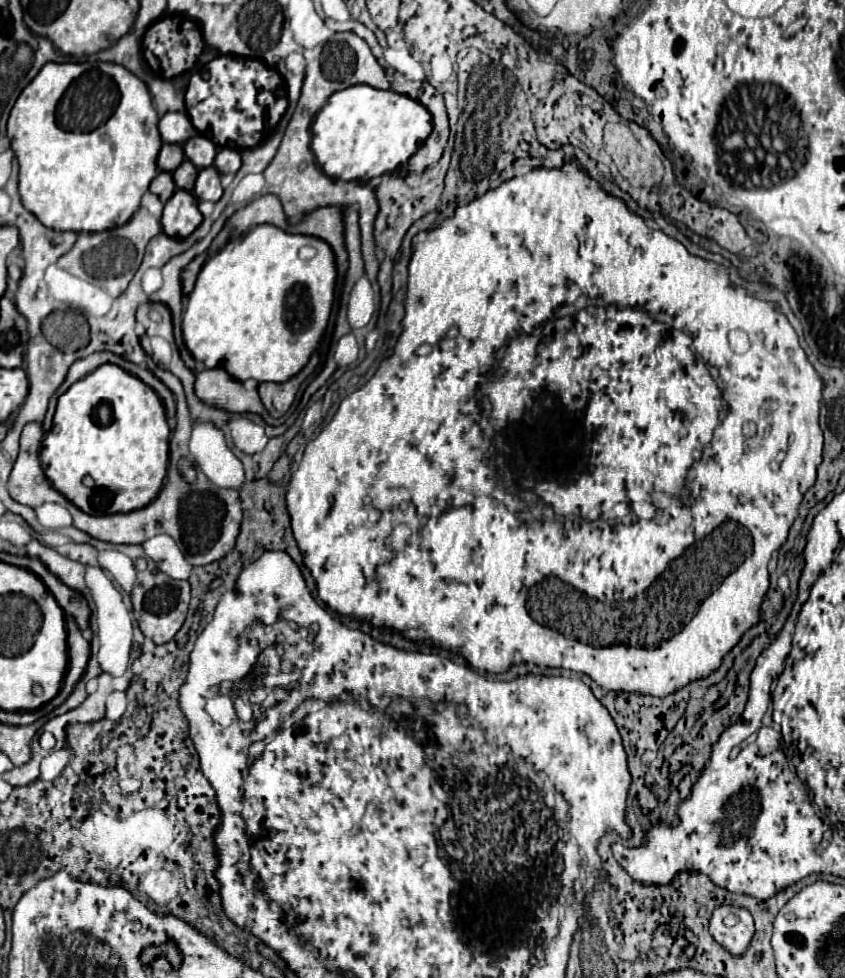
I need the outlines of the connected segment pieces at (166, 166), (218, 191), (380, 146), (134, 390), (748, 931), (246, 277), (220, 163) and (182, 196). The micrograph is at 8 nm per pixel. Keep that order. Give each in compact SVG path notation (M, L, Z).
M162 145L158 155L158 169L172 173L184 161L184 153L180 145Z
M214 167L202 169L196 179L196 187L192 191L200 201L212 201L216 203L222 197L222 185L220 185L220 175Z
M352 85L336 91L312 121L312 151L318 167L334 179L366 181L404 165L428 139L432 117L418 101L380 91L370 85Z
M106 363L58 397L54 425L42 439L42 469L54 489L88 515L130 513L146 507L162 489L168 433L158 395L138 377Z
M720 905L710 917L710 933L730 953L742 955L754 935L754 919L744 907Z
M256 225L250 231L246 231L244 235L230 239L226 243L226 247L220 253L216 253L212 259L208 259L208 263L202 267L198 281L194 285L194 291L188 295L190 299L188 299L188 307L184 311L184 319L182 319L184 343L196 361L204 363L208 369L222 365L226 369L226 373L230 373L230 377L234 377L236 381L246 381L246 379L256 379L258 383L262 383L262 381L288 381L308 363L312 351L316 349L316 345L318 345L318 341L328 325L332 299L334 299L334 279L336 279L334 255L332 255L332 249L324 241L320 241L316 237L308 237L308 235L290 235L274 225Z
M220 149L218 157L214 159L214 167L226 175L226 173L236 173L240 169L240 153L234 149Z
M178 189L174 197L164 205L164 215L160 219L162 231L172 239L186 239L202 223L198 211L198 201L188 193Z

